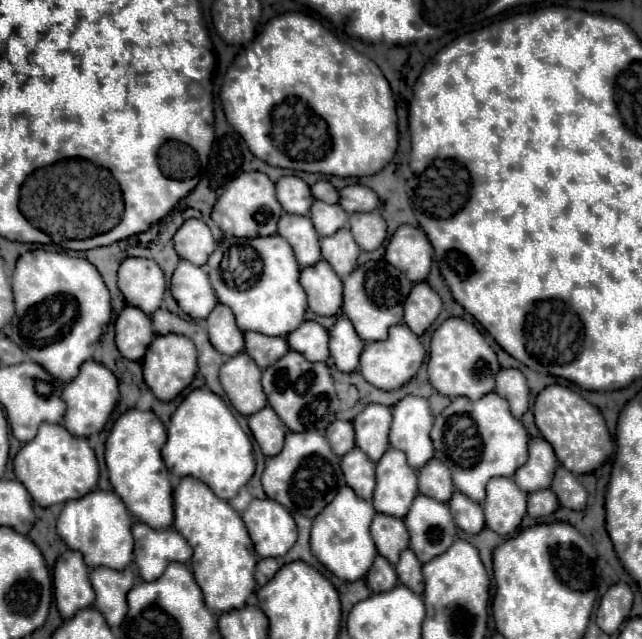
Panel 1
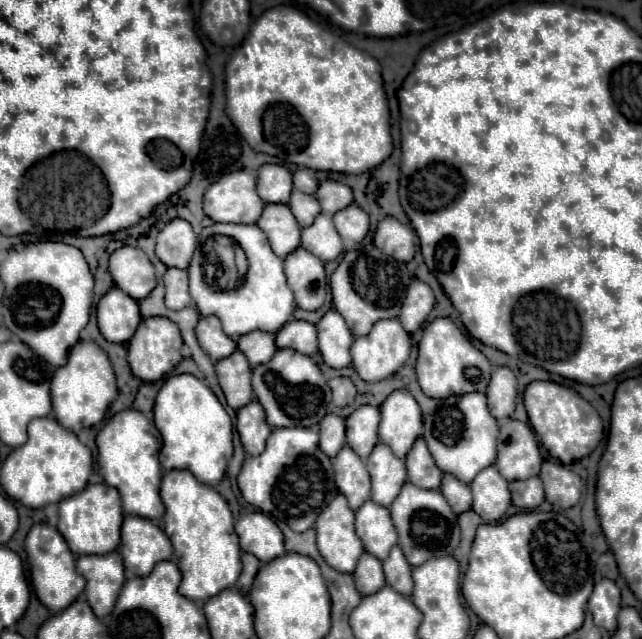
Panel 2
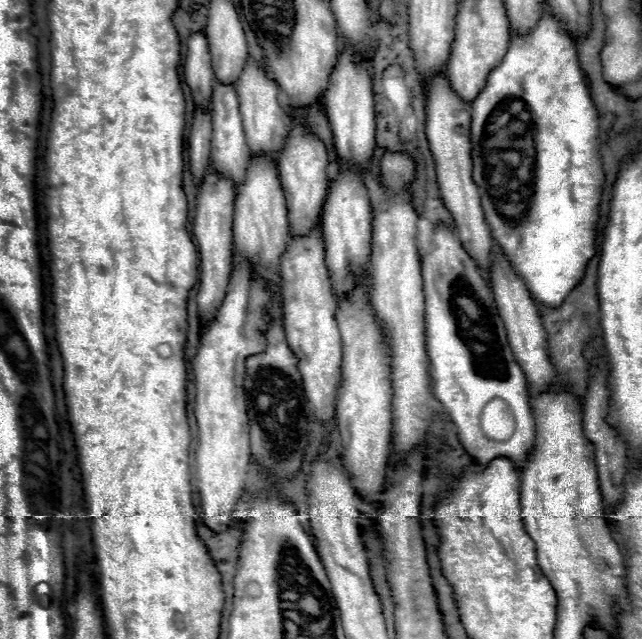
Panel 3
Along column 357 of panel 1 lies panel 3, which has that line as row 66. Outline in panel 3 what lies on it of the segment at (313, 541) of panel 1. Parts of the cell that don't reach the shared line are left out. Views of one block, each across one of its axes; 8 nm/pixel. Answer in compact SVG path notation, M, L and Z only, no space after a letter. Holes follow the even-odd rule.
M550 10L542 12L530 34L510 38L506 56L490 70L482 94L472 102L470 114L472 178L478 186L492 238L524 278L532 298L546 306L560 306L584 276L586 262L596 254L594 242L604 172L598 154L598 110L584 82L576 42L562 30L562 22Z

